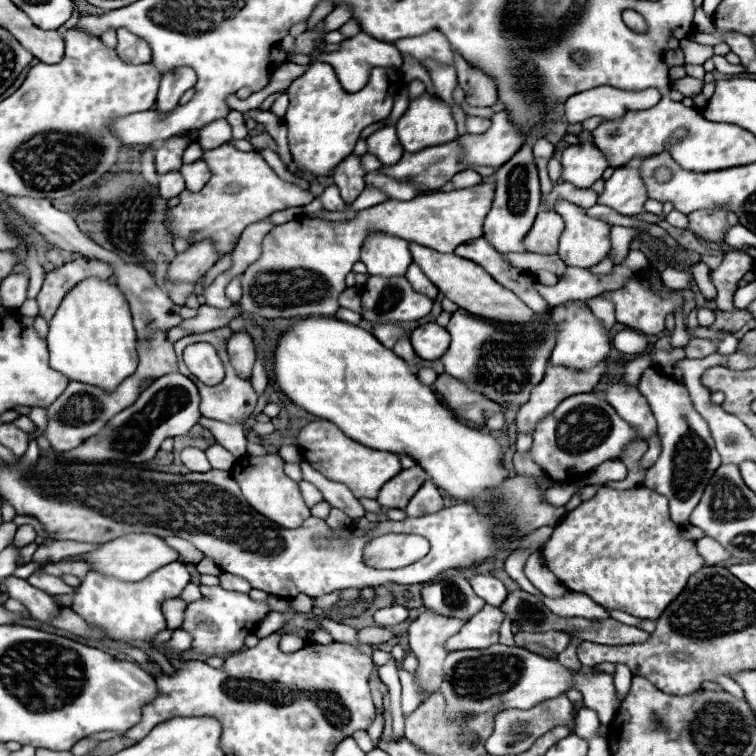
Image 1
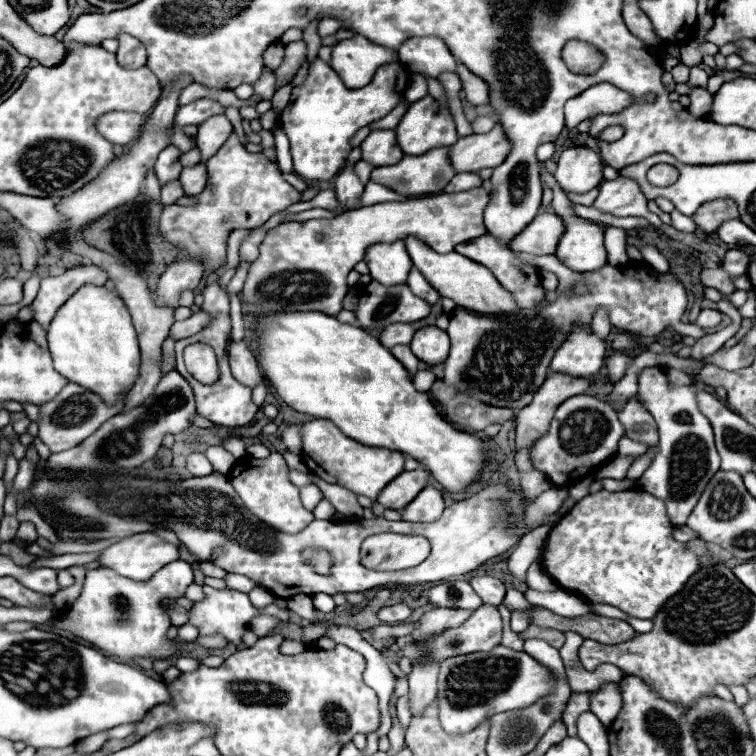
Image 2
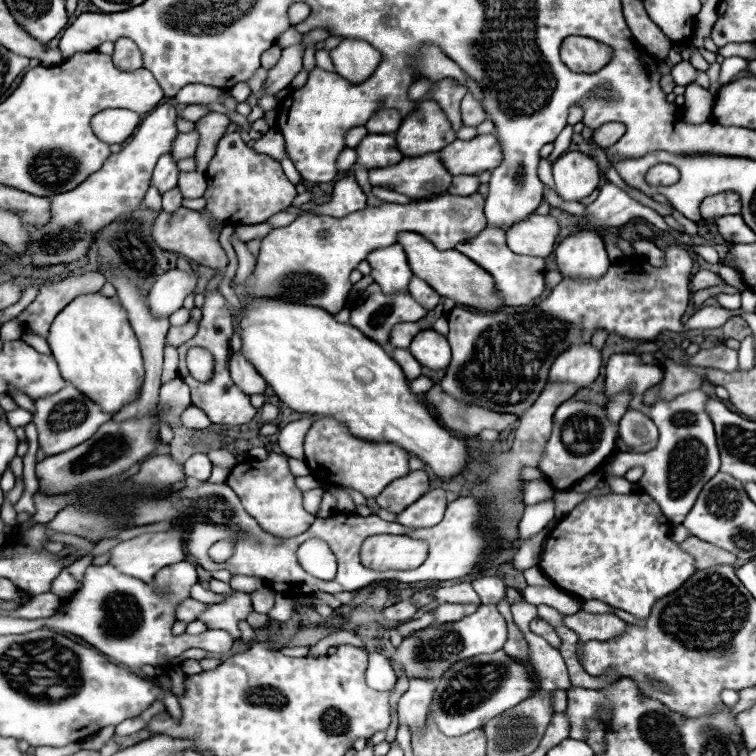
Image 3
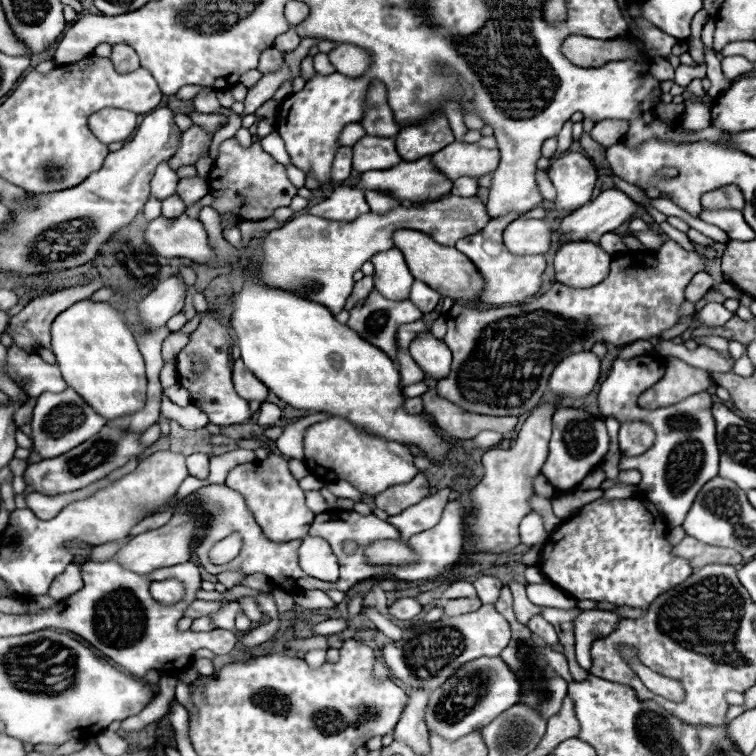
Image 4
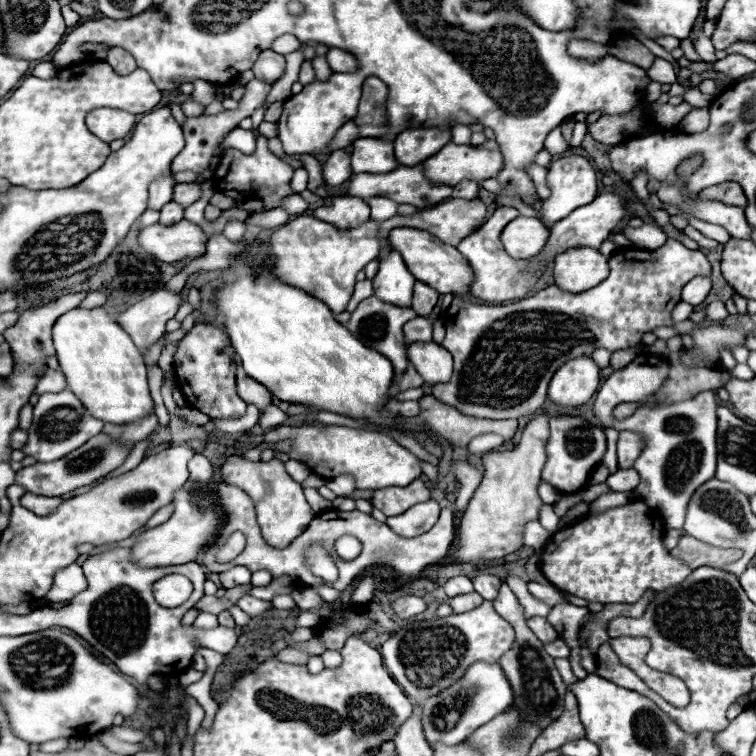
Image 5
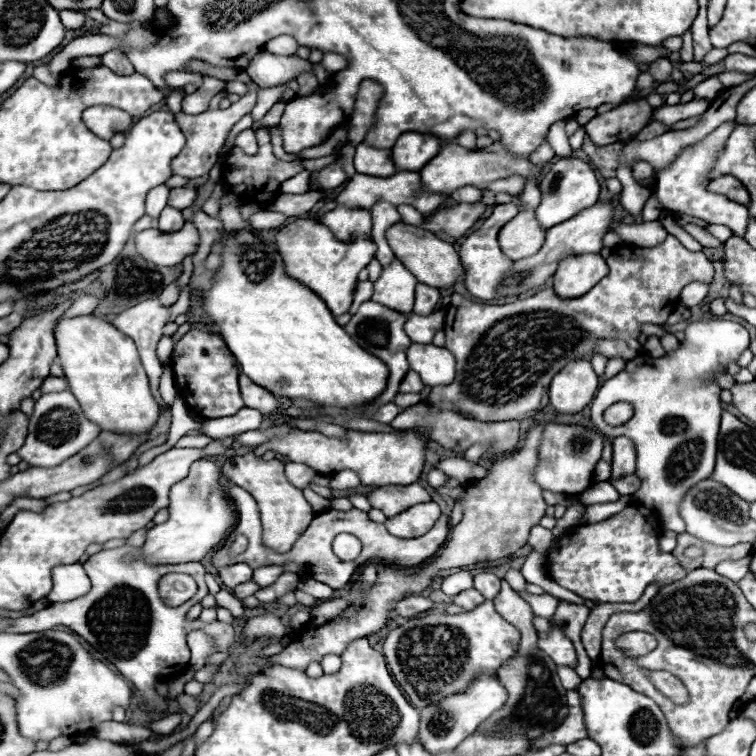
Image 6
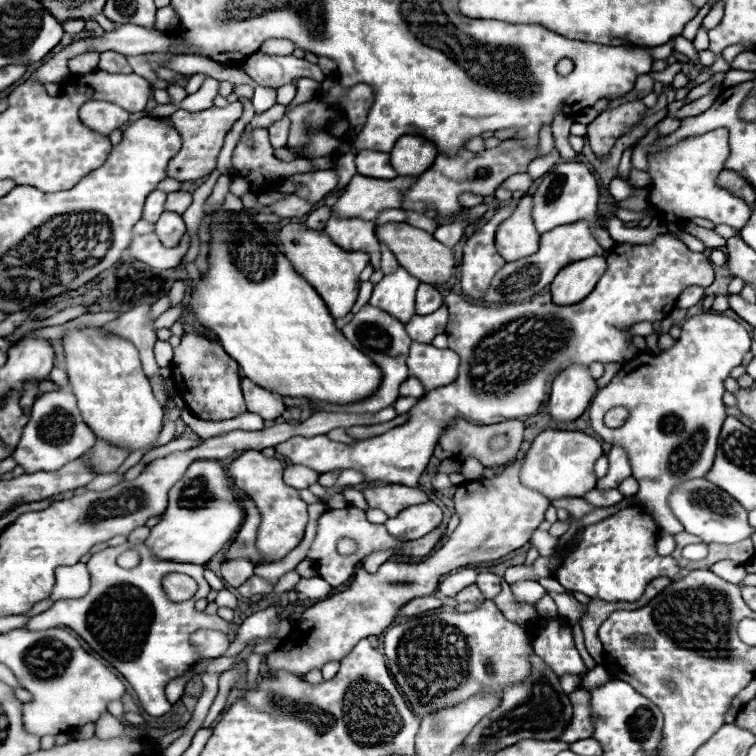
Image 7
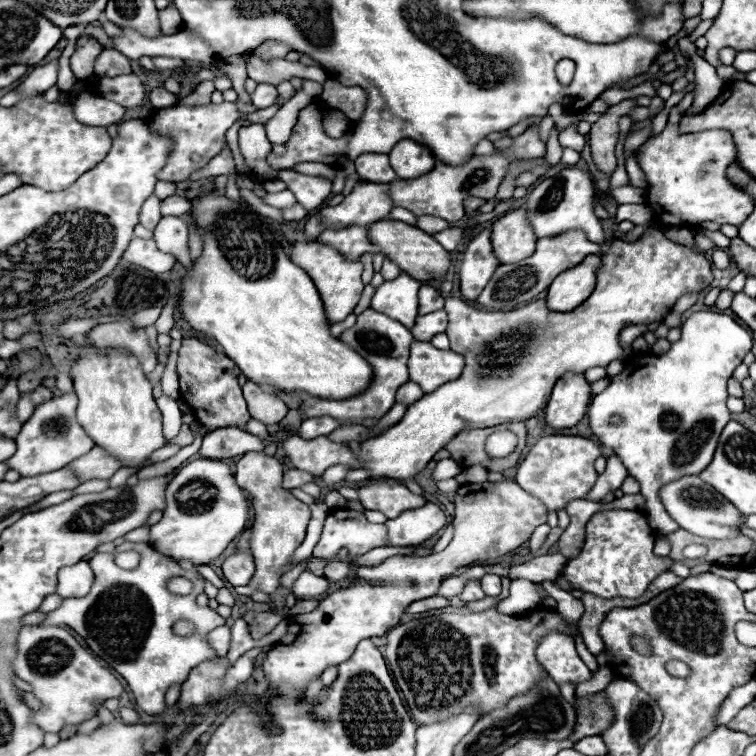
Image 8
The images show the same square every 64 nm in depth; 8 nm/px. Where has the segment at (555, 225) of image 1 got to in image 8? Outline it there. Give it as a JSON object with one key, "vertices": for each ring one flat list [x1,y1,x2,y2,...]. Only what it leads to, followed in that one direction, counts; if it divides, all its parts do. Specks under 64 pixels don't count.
{"vertices":[[526,208,504,214,492,226,492,250,500,264,520,262,536,248,536,236,526,220]]}

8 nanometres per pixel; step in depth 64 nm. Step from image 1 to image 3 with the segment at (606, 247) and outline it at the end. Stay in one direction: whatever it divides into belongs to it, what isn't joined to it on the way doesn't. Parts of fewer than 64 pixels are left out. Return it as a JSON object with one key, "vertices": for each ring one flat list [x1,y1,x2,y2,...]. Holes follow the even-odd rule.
{"vertices":[[540,160,540,166,538,166,538,174,540,174,540,180,546,184,546,186,550,186,550,188,554,188,554,180,552,180,552,170,550,170,550,162,548,160],[578,230,566,236,554,254,558,270,566,278,596,280,602,278,612,264,606,254,602,236,588,230]]}

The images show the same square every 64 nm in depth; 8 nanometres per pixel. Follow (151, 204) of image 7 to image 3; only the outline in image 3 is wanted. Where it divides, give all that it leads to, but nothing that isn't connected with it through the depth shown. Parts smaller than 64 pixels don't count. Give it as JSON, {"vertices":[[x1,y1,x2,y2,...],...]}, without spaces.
{"vertices":[[164,154,164,156,158,160,156,168,154,168,152,184,158,188,160,194,164,194,164,192,168,192,168,190,172,190,172,188,176,186,178,174,180,174,180,172,178,172,174,160,172,160,172,154]]}

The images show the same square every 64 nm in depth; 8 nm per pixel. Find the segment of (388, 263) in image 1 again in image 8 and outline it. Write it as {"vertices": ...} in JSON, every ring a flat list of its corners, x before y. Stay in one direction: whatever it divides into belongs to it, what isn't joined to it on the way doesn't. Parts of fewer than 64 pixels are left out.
{"vertices":[[400,274,394,280,386,280,380,288,376,288,372,308,412,328,418,318,418,288,420,282,410,278,408,274]]}

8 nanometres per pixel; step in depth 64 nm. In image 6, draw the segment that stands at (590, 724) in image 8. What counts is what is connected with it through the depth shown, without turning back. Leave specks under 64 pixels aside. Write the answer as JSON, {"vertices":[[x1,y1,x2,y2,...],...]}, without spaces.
{"vertices":[[568,690,566,696,568,696,568,706,570,706,566,720,556,730,534,740,534,746,548,746,548,744,564,744,566,746,576,740,588,738,588,730,584,724,584,712,582,712,582,696,576,690]]}

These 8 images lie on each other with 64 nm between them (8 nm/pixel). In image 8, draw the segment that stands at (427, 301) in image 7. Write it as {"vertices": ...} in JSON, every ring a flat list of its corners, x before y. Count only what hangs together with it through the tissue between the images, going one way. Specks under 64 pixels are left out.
{"vertices":[[420,286,420,314,428,314,428,312,436,312,444,306,444,298,438,290,434,290,432,286]]}

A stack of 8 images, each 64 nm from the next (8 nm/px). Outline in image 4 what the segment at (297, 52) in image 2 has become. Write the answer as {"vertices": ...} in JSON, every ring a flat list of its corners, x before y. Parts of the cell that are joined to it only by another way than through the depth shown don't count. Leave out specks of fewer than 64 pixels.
{"vertices":[[282,64,282,68,278,72,262,76,252,88,248,88,248,94,244,98,244,112,240,116,244,118,248,114,254,114,266,100,270,100,274,96,274,92,280,88,280,84,286,80,286,76,288,76,288,66]]}

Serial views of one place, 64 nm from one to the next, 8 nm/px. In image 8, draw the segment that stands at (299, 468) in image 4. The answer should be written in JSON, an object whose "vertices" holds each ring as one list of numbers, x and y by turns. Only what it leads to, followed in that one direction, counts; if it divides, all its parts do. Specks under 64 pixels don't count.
{"vertices":[[292,468,292,470,288,470,288,472,284,472,284,488,286,490,292,490,292,488,298,488,298,486,302,486,302,484,306,484,306,482,314,482,314,476,310,474,310,472,302,472,302,470,298,470,298,468]]}

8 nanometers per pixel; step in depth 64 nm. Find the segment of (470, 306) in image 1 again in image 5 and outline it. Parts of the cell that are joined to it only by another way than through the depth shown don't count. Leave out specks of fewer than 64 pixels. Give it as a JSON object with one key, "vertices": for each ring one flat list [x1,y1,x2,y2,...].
{"vertices":[[404,226,402,228,394,228,388,234,388,242,390,242,390,246,396,252,400,252,400,256,404,258,408,270,416,276,416,280,432,286,440,294,452,294,452,292,454,294,462,294,462,292,470,290,472,268,454,246,440,242,438,238,434,238,432,234,428,234,424,230,404,228]]}

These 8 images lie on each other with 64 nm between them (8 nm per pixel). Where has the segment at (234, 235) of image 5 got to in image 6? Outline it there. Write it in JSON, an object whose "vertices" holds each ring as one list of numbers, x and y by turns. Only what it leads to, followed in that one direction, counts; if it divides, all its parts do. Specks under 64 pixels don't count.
{"vertices":[[226,204,226,206,222,206,218,218,224,222,224,228,230,234,236,232,236,230,246,228,246,220,242,220,242,216,240,216,240,204]]}

